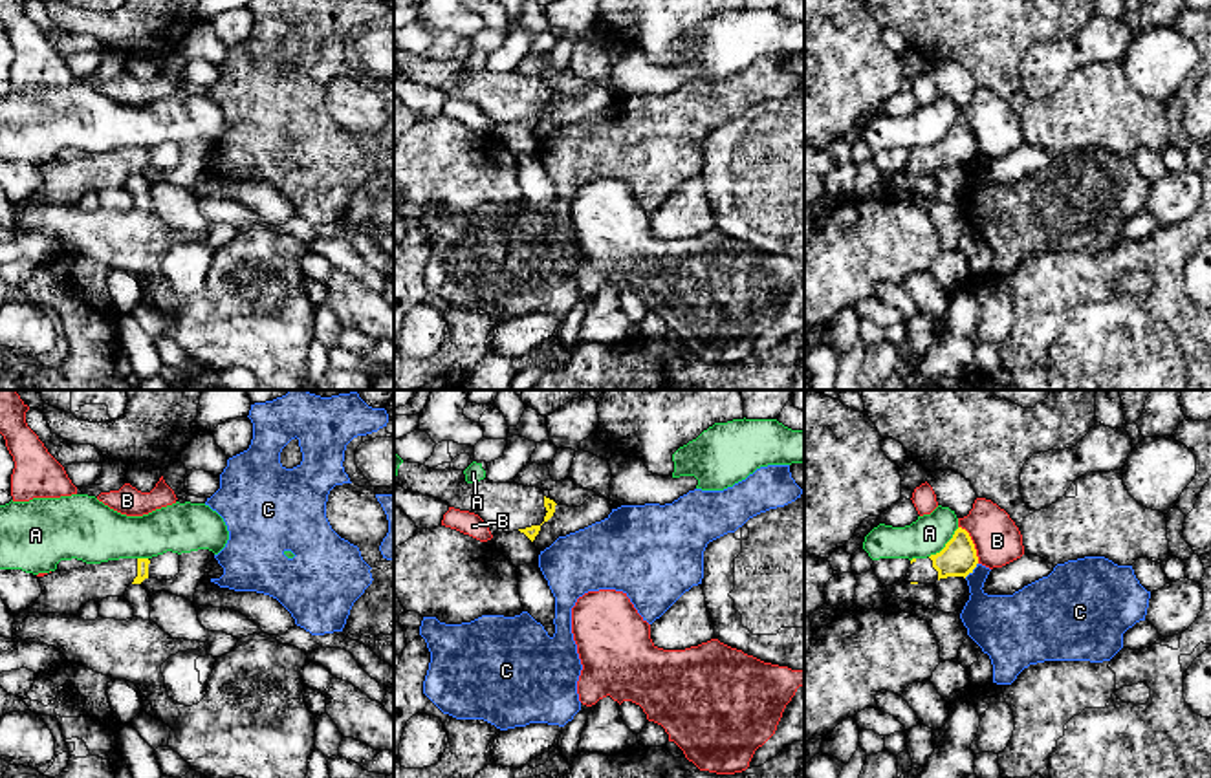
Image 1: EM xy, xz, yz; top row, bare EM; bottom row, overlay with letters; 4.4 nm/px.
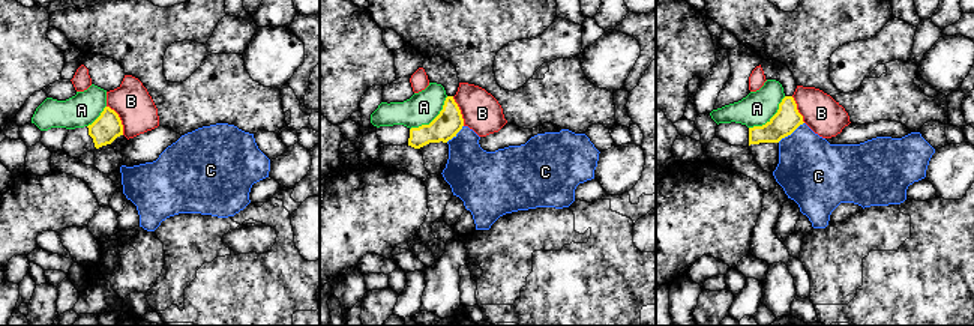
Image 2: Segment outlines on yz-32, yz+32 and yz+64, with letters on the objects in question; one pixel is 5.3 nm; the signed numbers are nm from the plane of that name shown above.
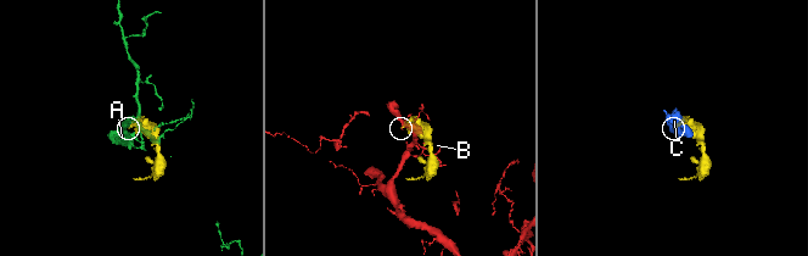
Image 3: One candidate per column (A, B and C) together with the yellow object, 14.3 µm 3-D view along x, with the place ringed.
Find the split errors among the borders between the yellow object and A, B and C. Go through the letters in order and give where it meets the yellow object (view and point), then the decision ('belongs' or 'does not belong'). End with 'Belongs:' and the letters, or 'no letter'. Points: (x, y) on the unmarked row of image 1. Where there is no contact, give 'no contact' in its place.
A: yz (946, 134) | does not belong
B: yz (973, 134) | does not belong
C: yz (971, 160) | does not belong
Belongs: no letter

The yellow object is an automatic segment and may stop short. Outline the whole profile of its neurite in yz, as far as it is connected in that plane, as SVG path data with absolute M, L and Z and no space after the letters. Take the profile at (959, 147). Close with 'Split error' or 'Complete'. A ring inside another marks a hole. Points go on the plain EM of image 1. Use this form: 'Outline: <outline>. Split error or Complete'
Outline: M958 117L945 137L927 148L912 148L905 172L934 174L947 167L967 167L978 154L969 123Z. Split error

